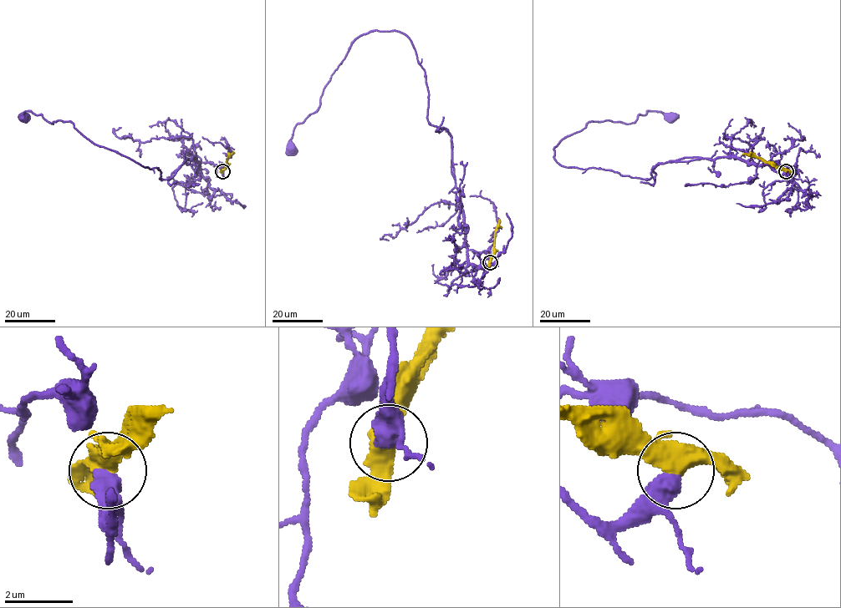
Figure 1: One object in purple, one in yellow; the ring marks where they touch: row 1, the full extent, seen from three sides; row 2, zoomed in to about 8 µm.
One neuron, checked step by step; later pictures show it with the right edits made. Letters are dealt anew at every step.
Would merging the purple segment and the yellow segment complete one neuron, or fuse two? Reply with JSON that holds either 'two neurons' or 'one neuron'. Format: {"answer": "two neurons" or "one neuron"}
{"answer": "two neurons"}

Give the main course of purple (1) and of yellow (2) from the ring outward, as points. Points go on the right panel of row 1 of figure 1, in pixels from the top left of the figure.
1: (786, 171), (717, 157), (660, 163), (649, 179), (554, 158), (588, 122), (630, 124), (649, 111), (672, 117)
2: (786, 171), (743, 154)

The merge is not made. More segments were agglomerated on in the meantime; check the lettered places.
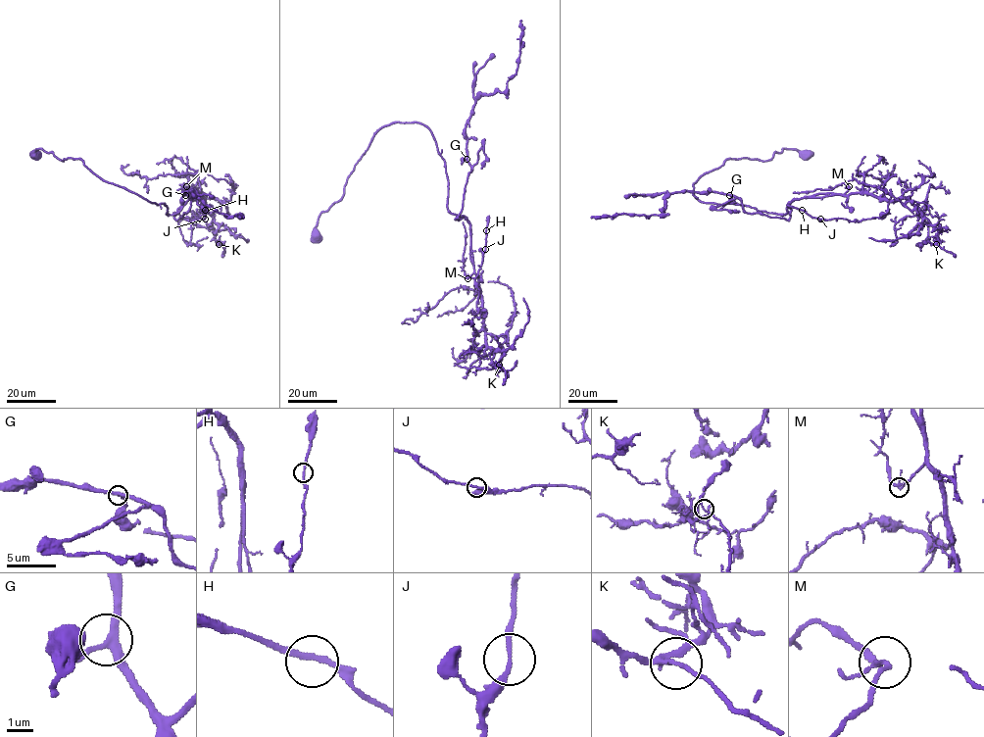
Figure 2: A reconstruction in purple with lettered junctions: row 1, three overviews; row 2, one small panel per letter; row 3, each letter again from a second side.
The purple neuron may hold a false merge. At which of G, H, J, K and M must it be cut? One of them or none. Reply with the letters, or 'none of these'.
none of these

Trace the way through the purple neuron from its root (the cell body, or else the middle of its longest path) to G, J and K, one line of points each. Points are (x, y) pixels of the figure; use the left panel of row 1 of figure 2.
G: (34, 155), (80, 158), (102, 179), (164, 204), (167, 214), (181, 207), (176, 220), (189, 209), (185, 195)
J: (34, 155), (80, 158), (102, 179), (164, 204), (167, 214), (199, 193), (205, 214), (194, 221), (204, 219)
K: (34, 155), (41, 148), (62, 161), (80, 158), (102, 179), (164, 204), (167, 214), (199, 193), (219, 244)

